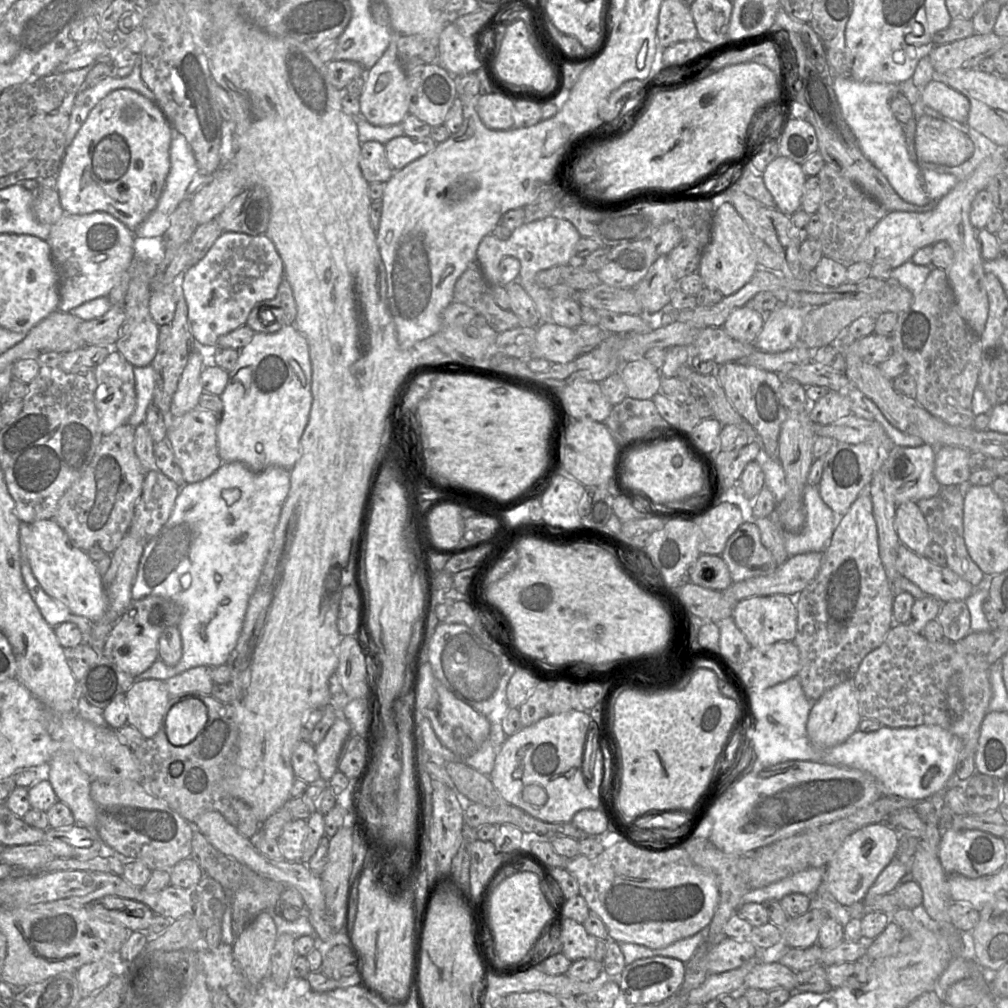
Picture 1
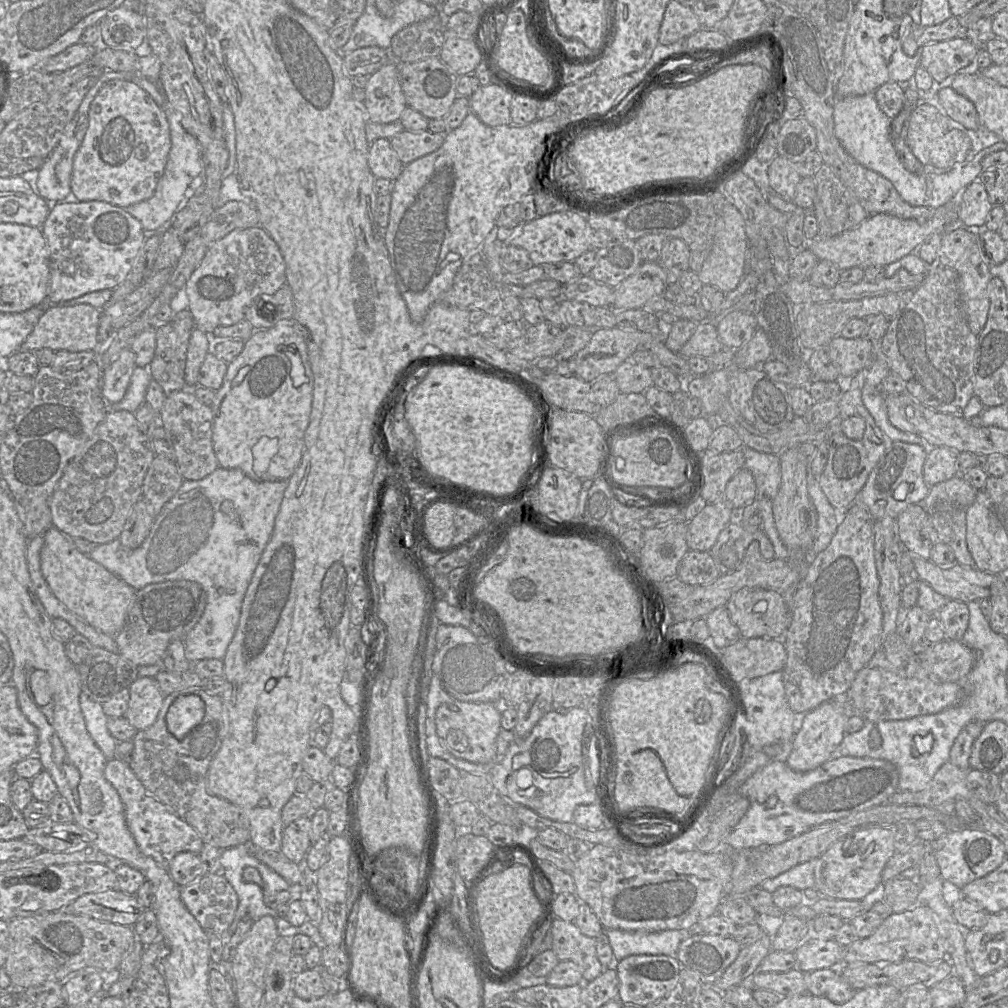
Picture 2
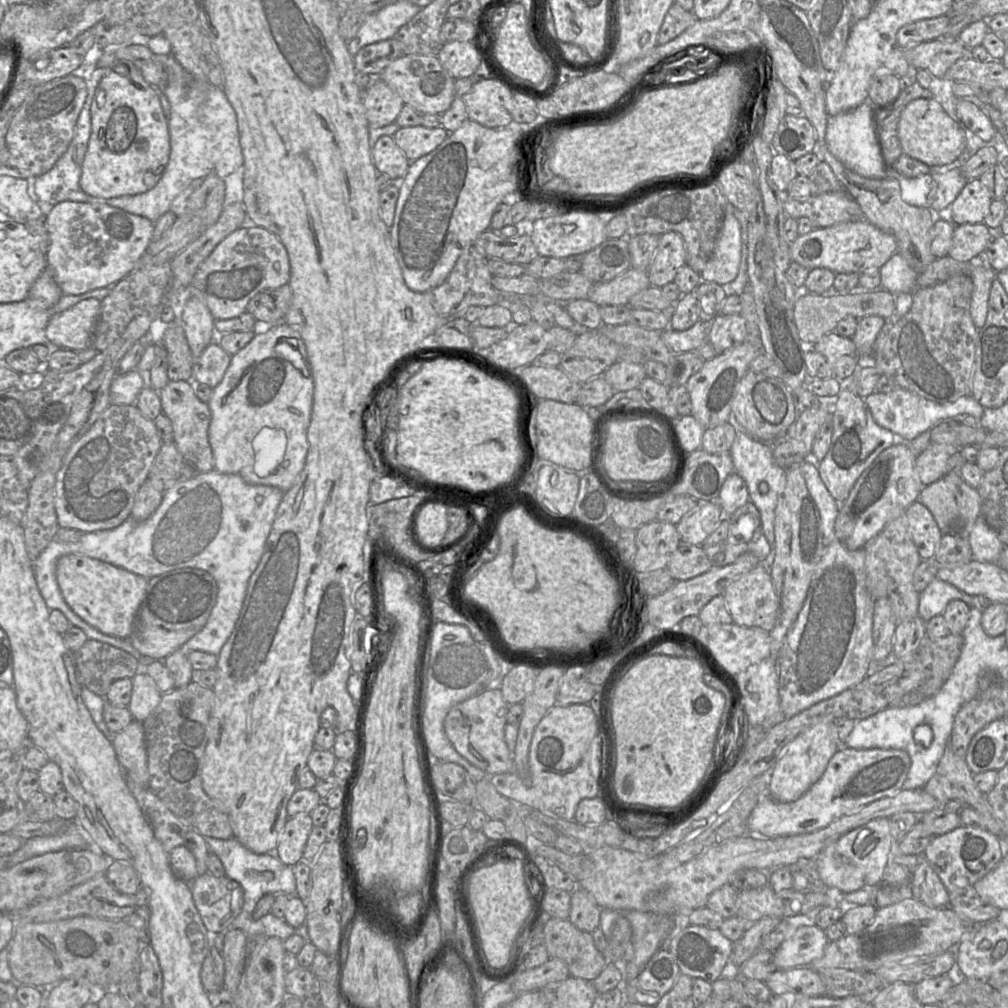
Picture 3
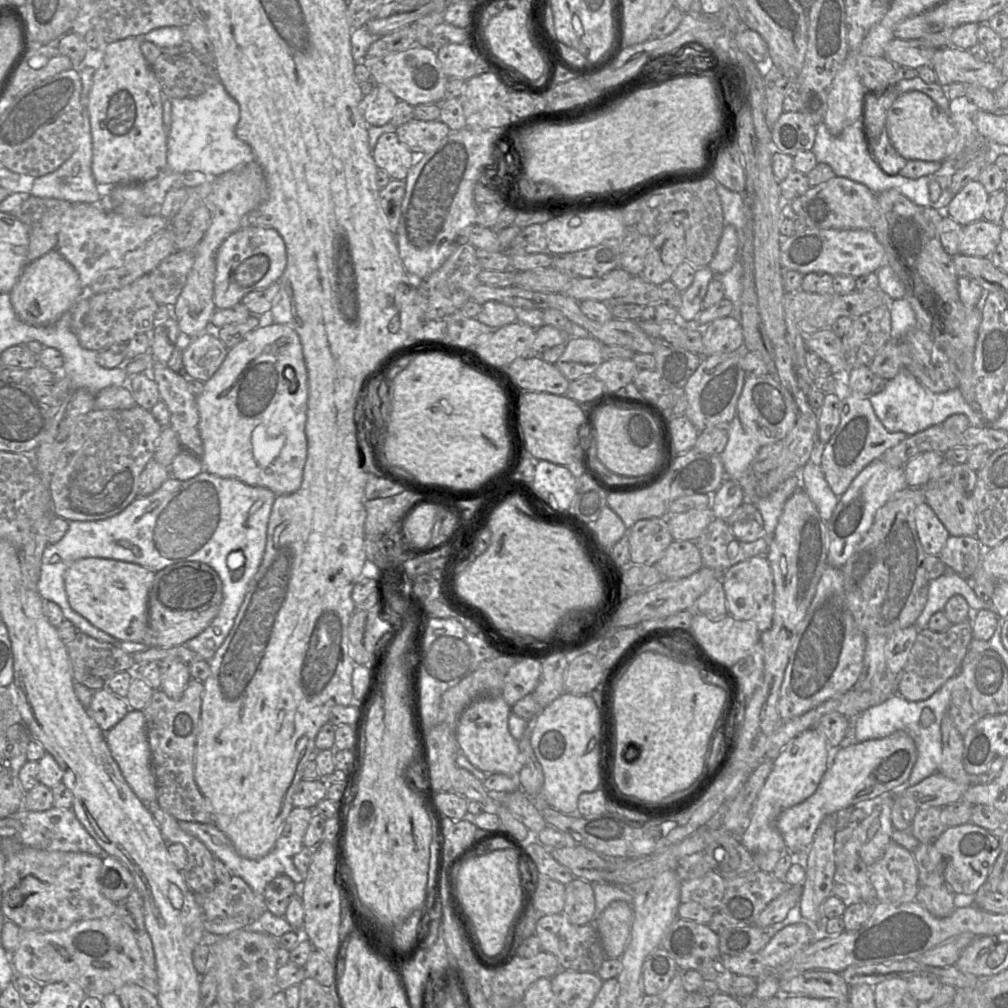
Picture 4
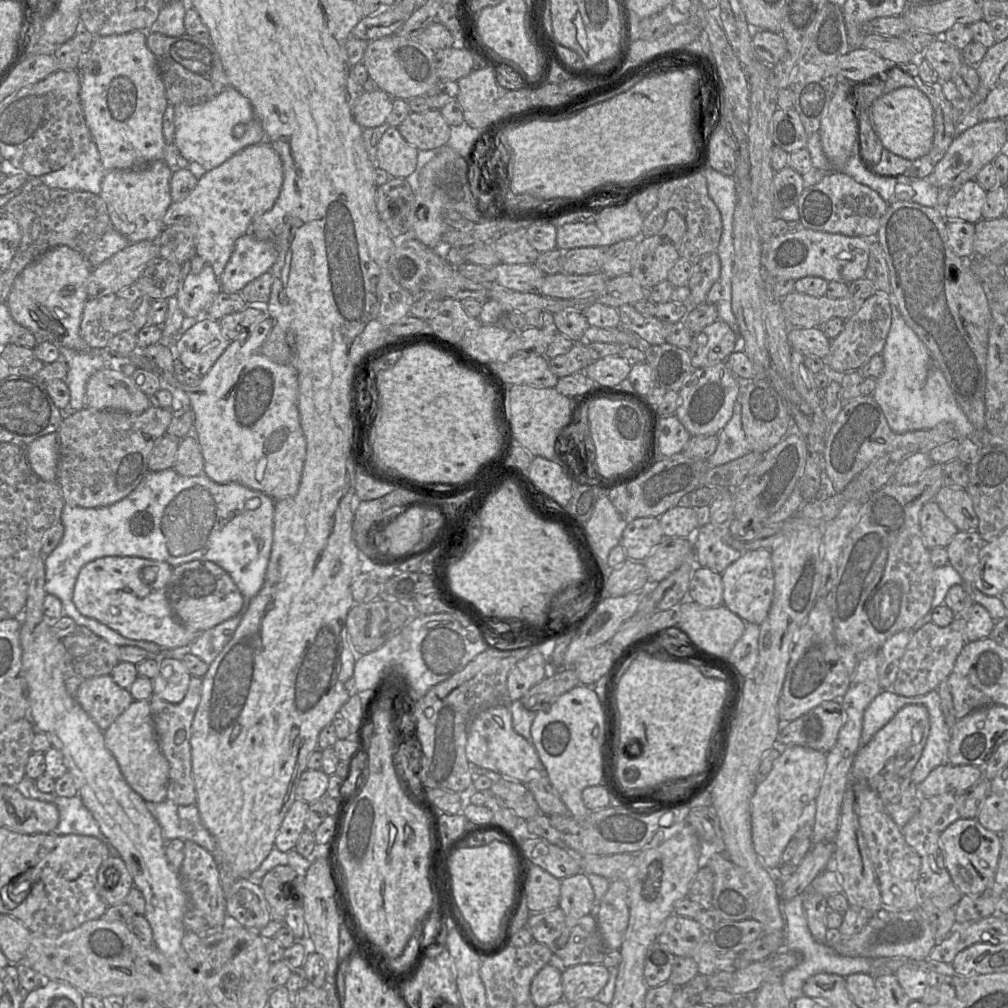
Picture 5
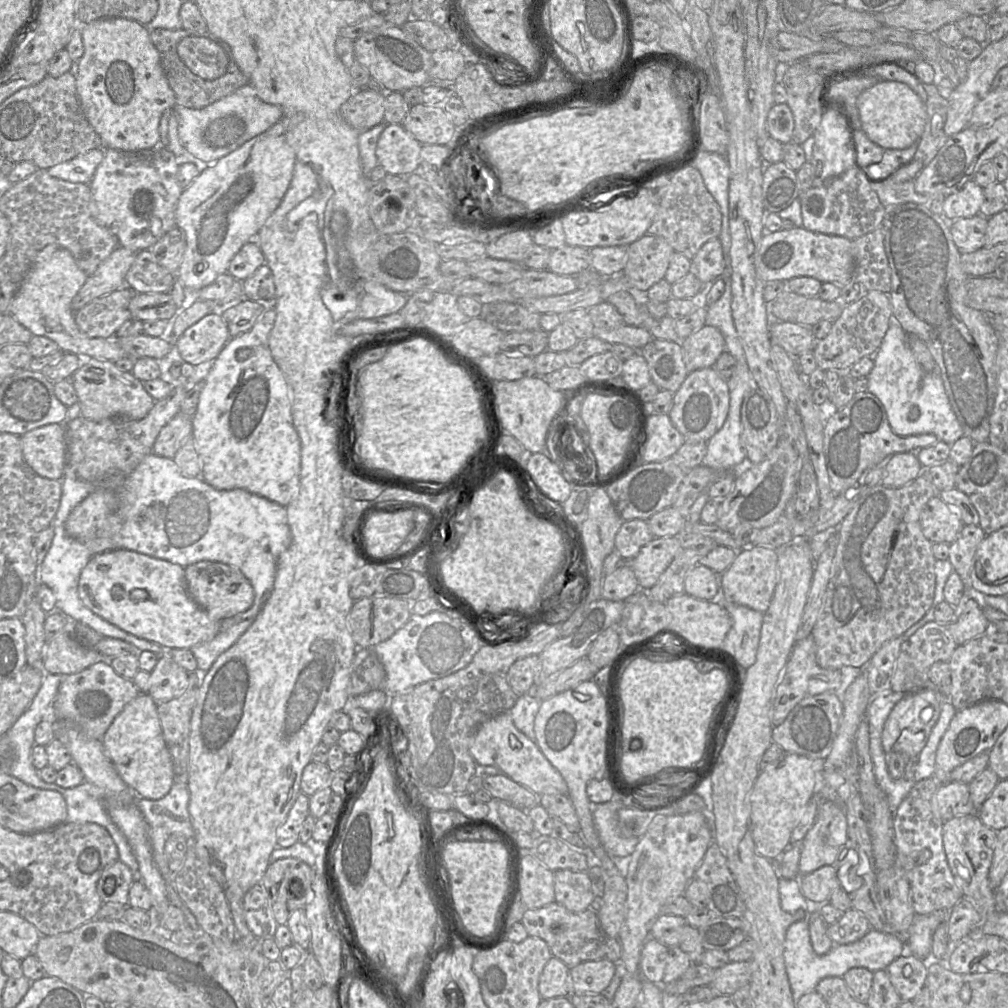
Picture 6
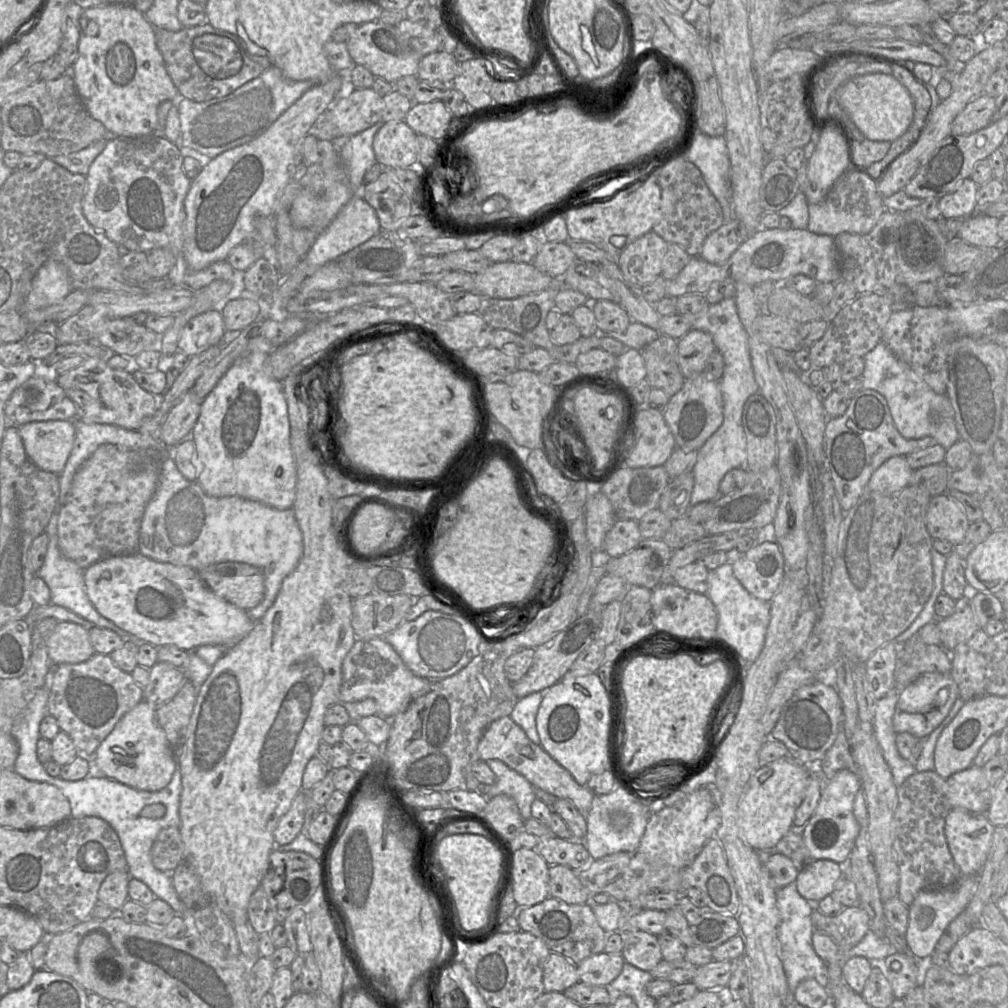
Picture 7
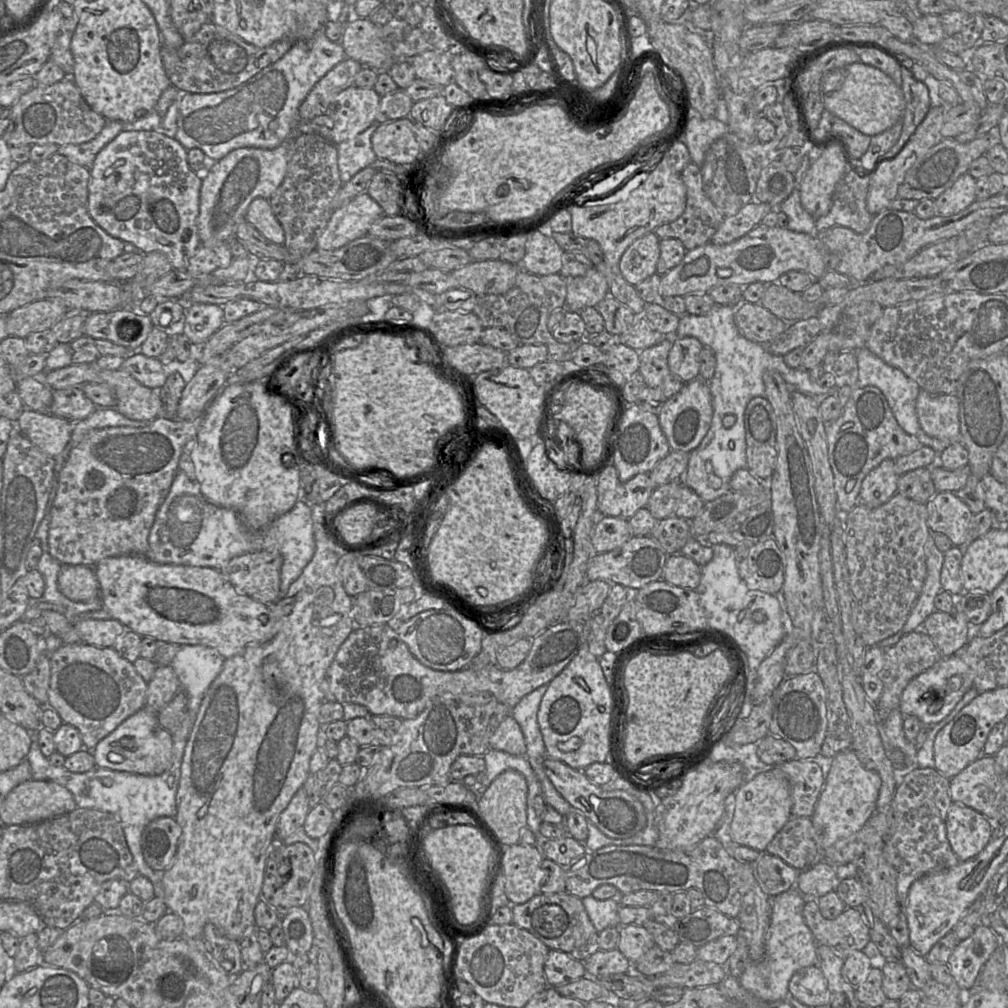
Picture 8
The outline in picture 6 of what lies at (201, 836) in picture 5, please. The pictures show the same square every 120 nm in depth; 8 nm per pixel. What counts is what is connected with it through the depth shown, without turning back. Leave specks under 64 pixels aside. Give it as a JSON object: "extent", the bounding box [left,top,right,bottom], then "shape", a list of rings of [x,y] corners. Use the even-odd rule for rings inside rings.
{"extent":[134,783,203,931],"shape":[[[173,783],[170,791],[166,796],[159,800],[150,800],[142,797],[137,797],[134,801],[135,805],[140,809],[144,818],[149,825],[149,839],[152,846],[152,853],[154,862],[159,869],[162,877],[166,883],[167,897],[171,905],[181,909],[184,913],[186,924],[191,927],[194,931],[203,931],[196,921],[194,915],[186,907],[184,902],[179,897],[174,881],[174,874],[168,866],[167,858],[164,853],[165,843],[171,834],[181,834],[188,840],[193,840],[194,829],[189,814],[188,806],[190,801],[190,793],[188,784],[186,783]]]}

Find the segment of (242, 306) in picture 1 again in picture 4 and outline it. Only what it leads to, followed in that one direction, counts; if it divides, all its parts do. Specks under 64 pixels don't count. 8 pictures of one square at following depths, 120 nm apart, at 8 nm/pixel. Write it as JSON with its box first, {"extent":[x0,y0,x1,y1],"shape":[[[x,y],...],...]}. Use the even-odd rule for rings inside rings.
{"extent":[214,226,287,310],"shape":[[[243,226],[221,244],[215,258],[214,305],[217,310],[241,303],[245,295],[278,282],[287,264],[285,243],[272,228]]]}

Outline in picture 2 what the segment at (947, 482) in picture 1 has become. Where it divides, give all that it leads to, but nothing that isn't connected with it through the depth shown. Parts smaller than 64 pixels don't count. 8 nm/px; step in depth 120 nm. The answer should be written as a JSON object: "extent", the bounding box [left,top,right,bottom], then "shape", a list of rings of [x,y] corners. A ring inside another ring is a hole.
{"extent":[923,447,958,487],"shape":[[[929,447],[923,465],[925,483],[931,487],[958,475],[958,454],[948,447]]]}

